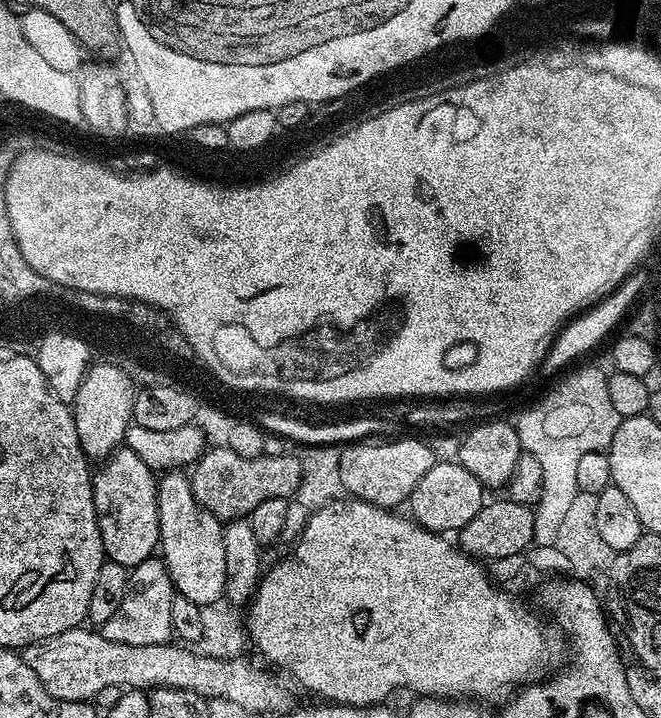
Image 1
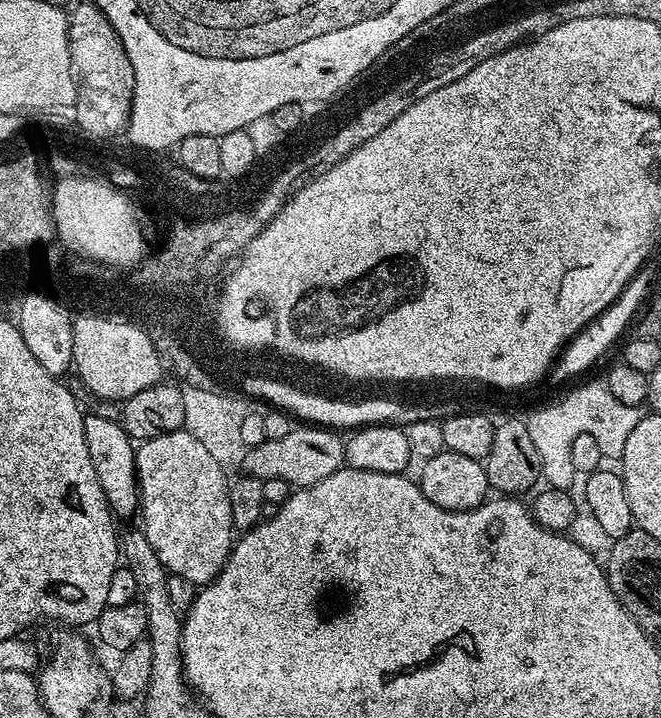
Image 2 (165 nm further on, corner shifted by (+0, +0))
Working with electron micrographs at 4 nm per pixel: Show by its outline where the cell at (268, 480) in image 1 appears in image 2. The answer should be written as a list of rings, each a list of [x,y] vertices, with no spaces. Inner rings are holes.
[[[296,426],[278,441],[266,439],[258,446],[247,449],[242,463],[247,475],[262,481],[282,478],[293,489],[308,488],[311,484],[322,482],[322,478],[330,478],[330,474],[343,467],[344,440],[341,433],[323,426]]]

